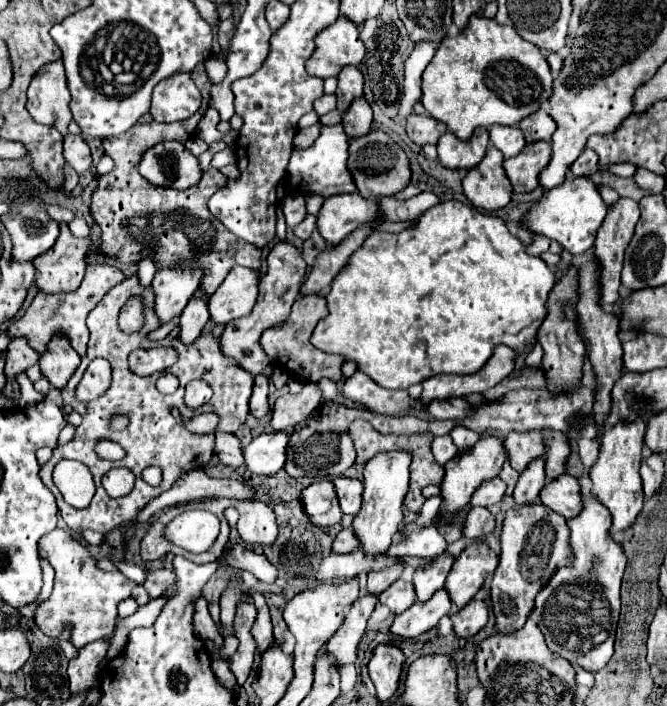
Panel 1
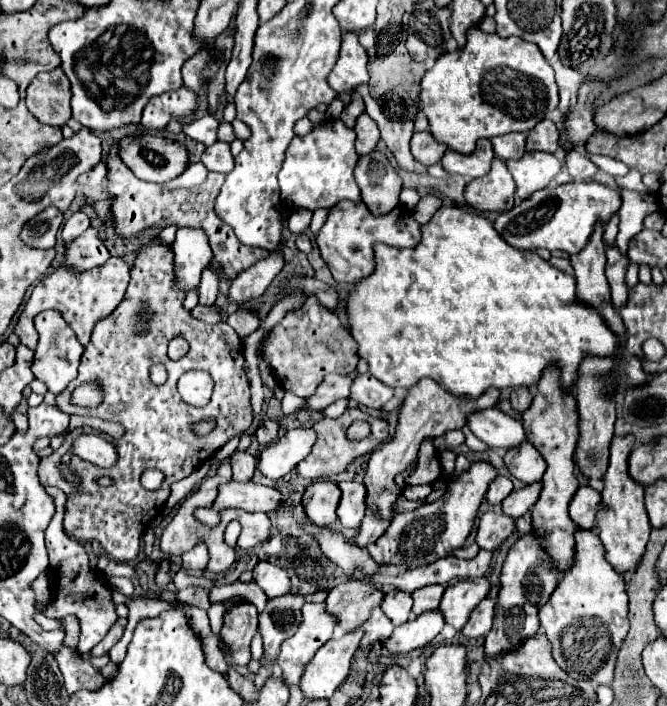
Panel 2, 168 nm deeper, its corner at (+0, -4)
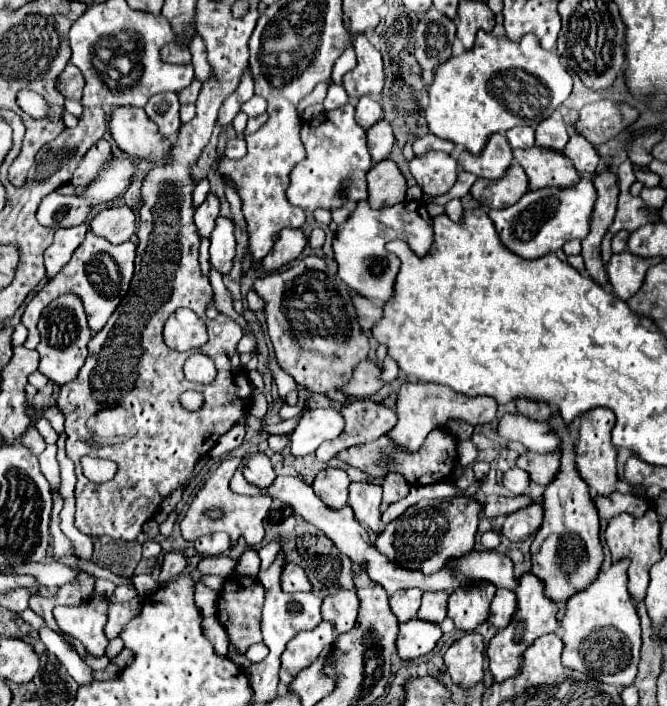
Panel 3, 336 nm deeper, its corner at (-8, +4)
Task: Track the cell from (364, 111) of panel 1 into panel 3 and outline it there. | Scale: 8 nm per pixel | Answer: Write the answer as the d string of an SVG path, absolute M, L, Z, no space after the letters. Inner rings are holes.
M379 121L377 125L373 125L367 131L367 145L369 145L369 153L373 157L373 163L379 163L379 161L387 159L393 143L395 143L393 129L387 121Z

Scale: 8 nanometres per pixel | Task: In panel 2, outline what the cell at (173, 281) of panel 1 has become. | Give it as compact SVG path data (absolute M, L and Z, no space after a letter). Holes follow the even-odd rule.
M179 229L177 237L171 245L173 249L173 273L181 291L189 293L201 281L201 273L205 267L213 263L213 251L209 247L207 235L201 229Z

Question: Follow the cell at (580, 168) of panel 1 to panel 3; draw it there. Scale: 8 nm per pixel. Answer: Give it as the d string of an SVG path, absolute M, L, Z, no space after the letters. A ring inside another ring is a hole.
M571 135L563 153L571 159L575 169L581 173L595 173L599 167L599 161L601 161L595 147L581 135Z

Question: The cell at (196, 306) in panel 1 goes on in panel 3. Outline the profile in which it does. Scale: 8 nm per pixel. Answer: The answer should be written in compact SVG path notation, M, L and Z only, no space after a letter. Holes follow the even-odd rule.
M217 217L217 225L211 233L211 263L217 271L227 275L233 267L233 257L235 257L235 225L227 217Z

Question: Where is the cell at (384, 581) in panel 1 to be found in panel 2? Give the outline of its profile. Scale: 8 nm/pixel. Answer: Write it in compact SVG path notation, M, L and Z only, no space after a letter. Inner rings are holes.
M347 581L329 593L325 605L327 611L339 619L345 631L353 631L369 619L371 607L379 605L381 601L383 591L375 585L363 581Z

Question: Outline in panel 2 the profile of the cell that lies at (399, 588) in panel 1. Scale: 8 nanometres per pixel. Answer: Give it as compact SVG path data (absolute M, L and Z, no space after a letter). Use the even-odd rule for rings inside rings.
M391 589L389 593L385 593L381 609L393 621L393 625L403 625L405 621L409 621L411 605L413 605L413 599L409 593Z

